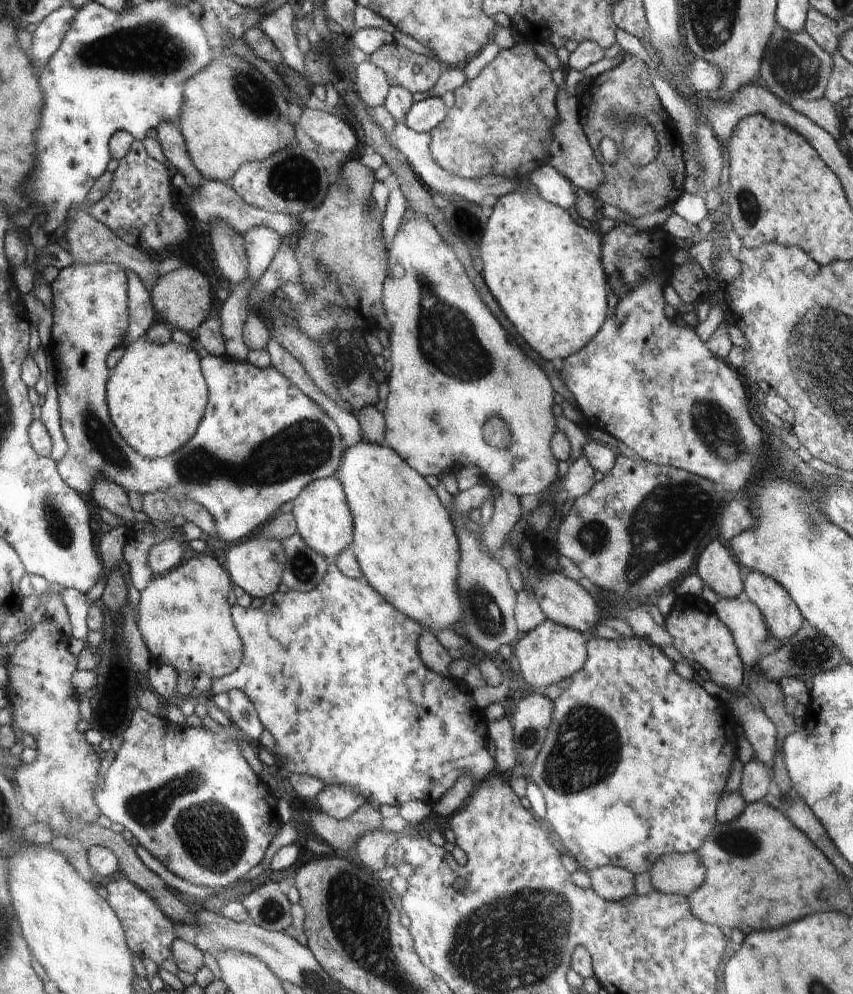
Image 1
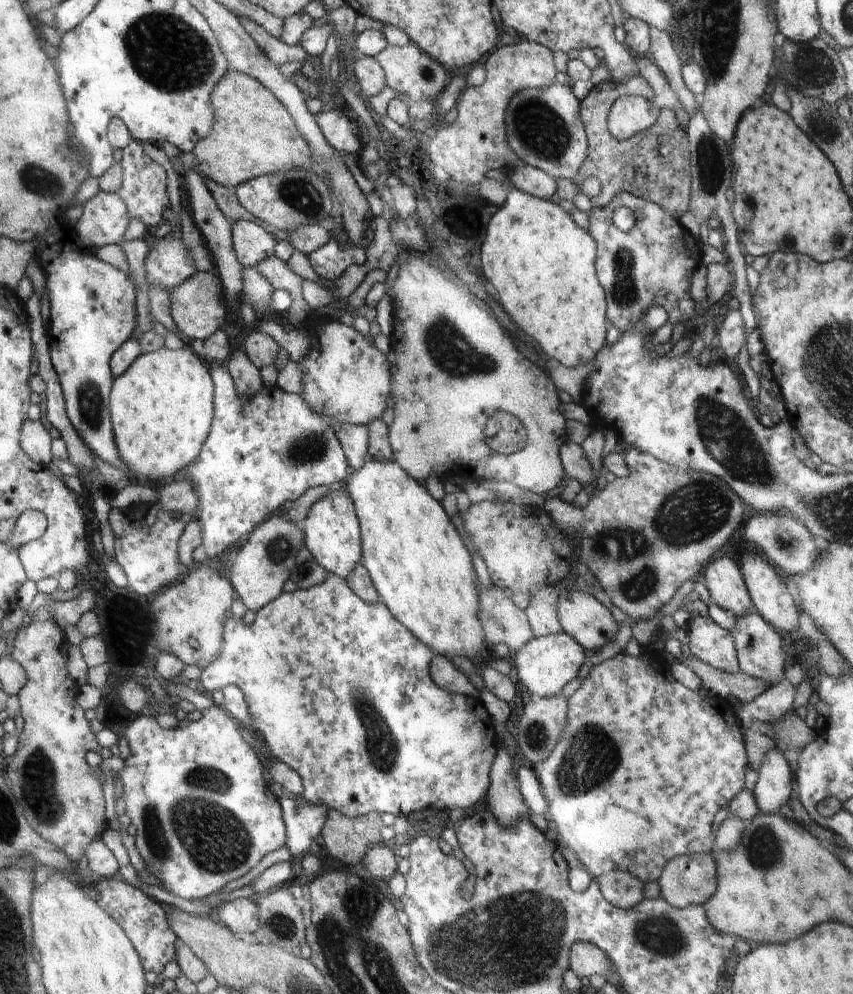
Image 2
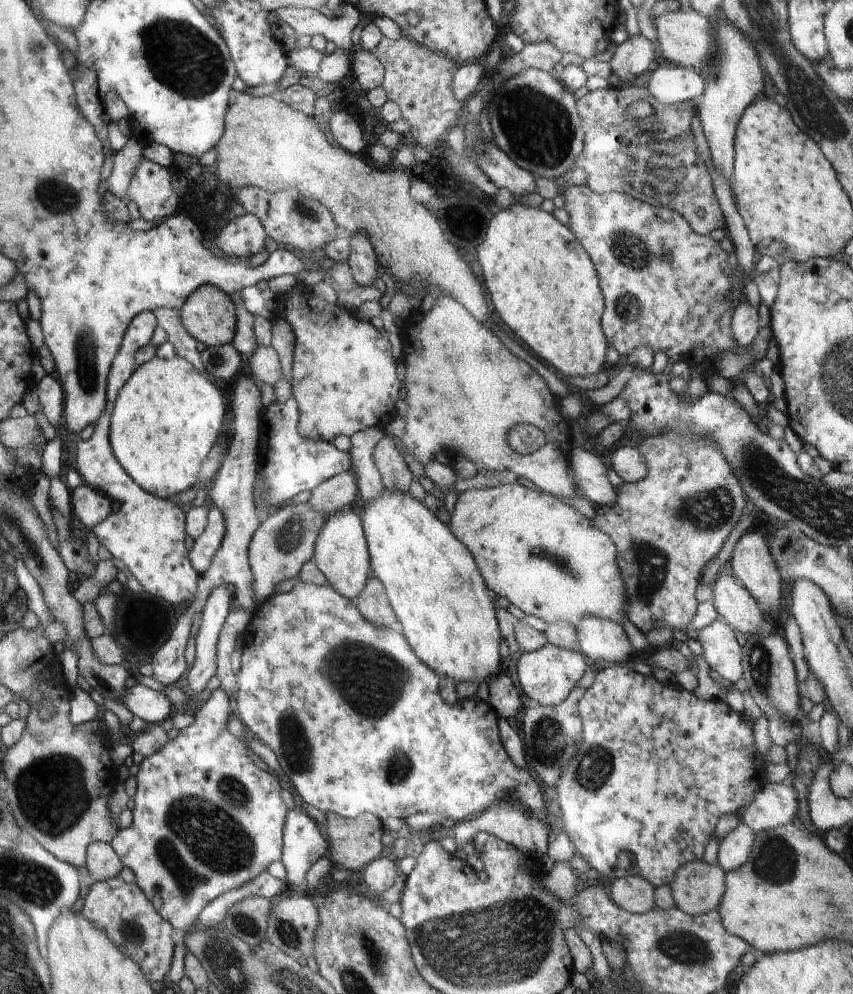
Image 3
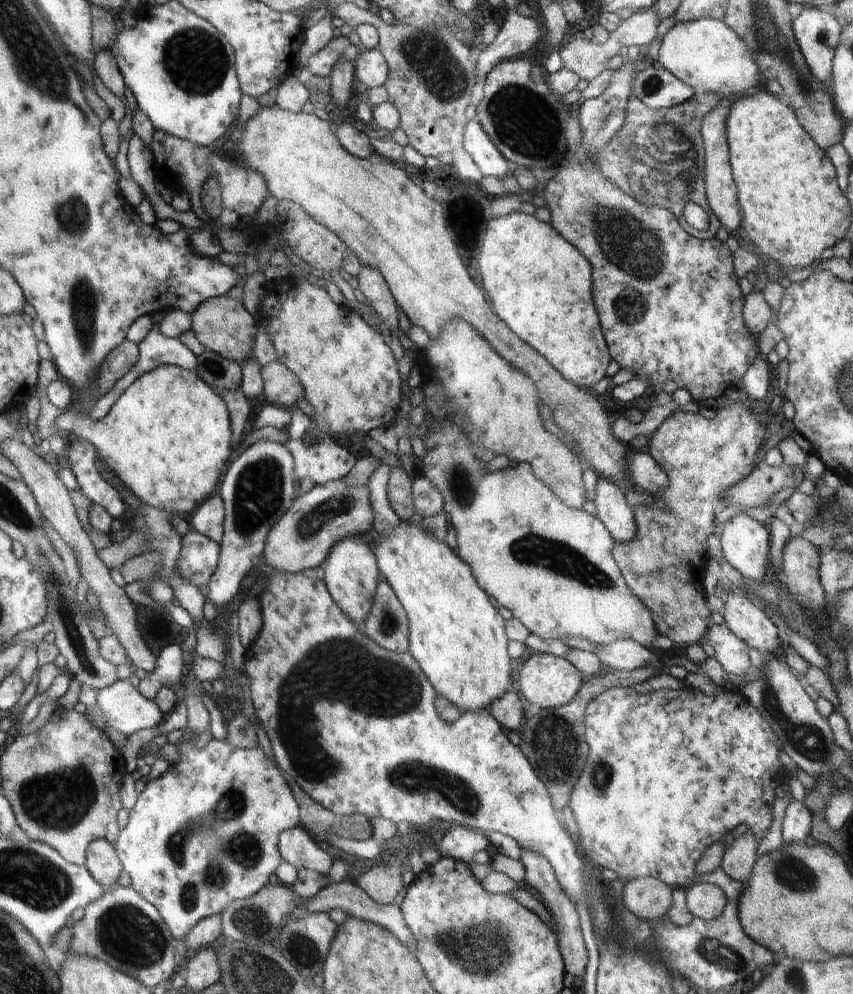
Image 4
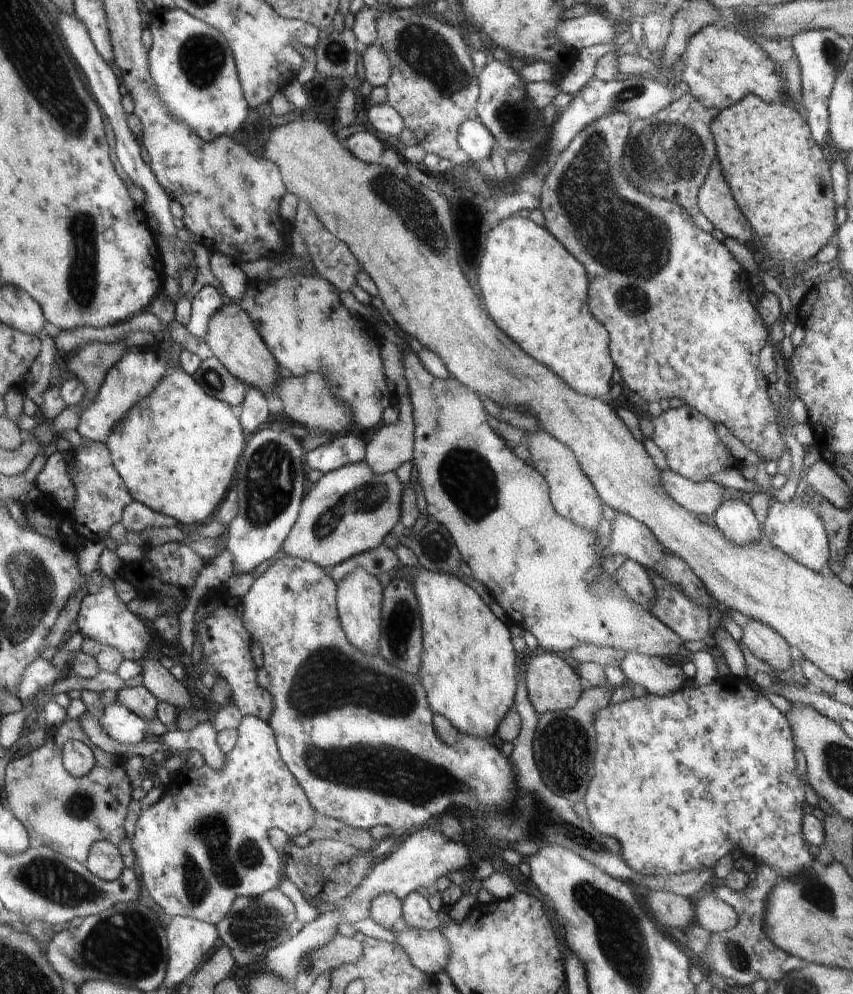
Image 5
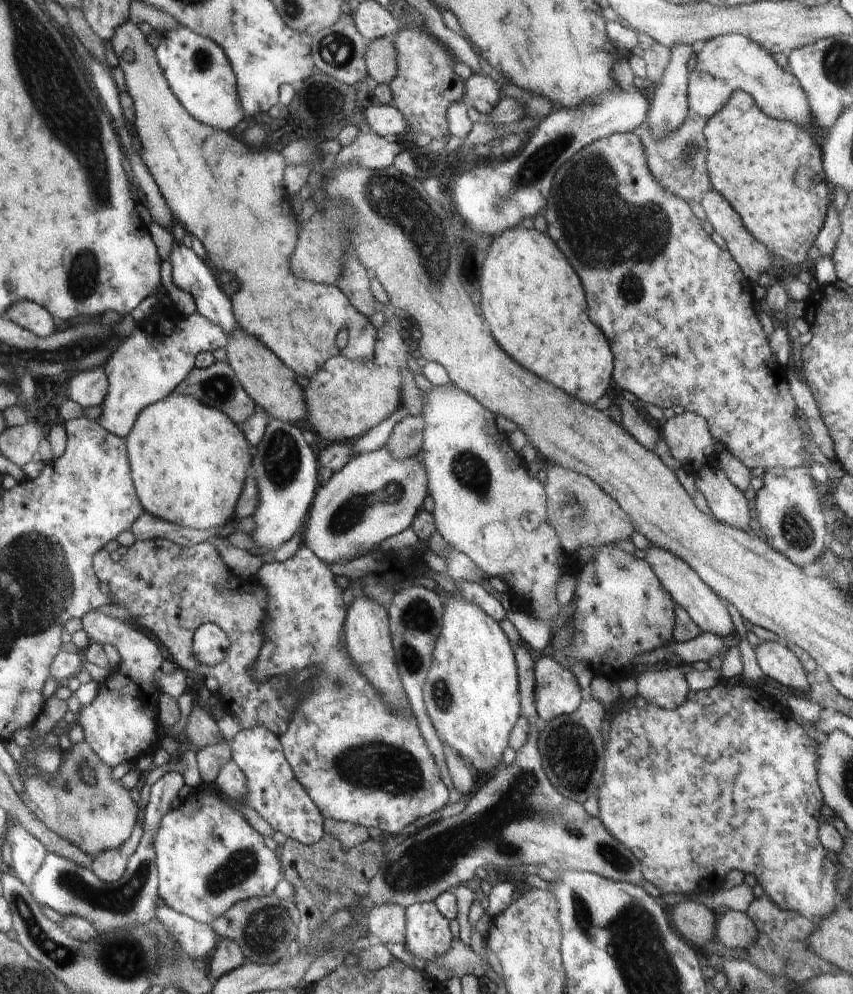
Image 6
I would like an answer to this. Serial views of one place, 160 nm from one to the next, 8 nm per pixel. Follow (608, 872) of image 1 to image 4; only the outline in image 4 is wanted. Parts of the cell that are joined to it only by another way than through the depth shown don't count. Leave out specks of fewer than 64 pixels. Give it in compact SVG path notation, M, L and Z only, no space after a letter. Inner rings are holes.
M654 877L624 881L623 902L640 919L661 921L672 906L672 887Z

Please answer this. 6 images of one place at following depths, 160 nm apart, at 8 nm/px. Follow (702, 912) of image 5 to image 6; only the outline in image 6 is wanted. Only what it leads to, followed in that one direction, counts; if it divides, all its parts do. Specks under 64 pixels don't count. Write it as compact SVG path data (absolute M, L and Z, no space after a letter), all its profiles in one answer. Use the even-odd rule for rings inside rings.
M724 910L717 914L715 936L726 948L748 949L757 941L759 930L746 913Z

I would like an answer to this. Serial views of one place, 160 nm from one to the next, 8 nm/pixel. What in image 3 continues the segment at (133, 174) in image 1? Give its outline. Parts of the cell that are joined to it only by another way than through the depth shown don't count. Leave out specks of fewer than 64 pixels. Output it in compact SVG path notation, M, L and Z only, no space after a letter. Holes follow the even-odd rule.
M143 158L143 163L136 169L136 173L128 185L127 198L128 201L131 201L130 197L132 197L138 205L140 216L146 222L152 222L156 218L168 218L176 210L176 206L178 206L176 193L170 184L170 172L154 161Z

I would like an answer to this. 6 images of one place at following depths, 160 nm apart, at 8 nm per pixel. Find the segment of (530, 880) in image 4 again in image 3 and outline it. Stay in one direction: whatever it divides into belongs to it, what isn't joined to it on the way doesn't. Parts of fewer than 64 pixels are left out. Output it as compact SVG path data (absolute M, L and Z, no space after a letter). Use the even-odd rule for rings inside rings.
M501 803L508 804L508 806L502 806L502 808L492 808L486 811L486 814L482 814L482 816L478 816L476 820L472 820L472 822L462 822L462 824L458 824L455 830L455 840L457 844L457 850L462 850L462 844L466 844L466 842L473 842L474 836L479 832L488 833L494 835L496 838L503 839L504 842L512 843L512 846L519 848L520 851L524 852L524 855L528 856L528 858L542 859L547 854L547 846L548 846L548 834L546 833L546 826L544 822L540 821L536 817L528 818L528 812L525 809L522 809L520 806L520 810L514 806L515 803L510 805L509 803Z

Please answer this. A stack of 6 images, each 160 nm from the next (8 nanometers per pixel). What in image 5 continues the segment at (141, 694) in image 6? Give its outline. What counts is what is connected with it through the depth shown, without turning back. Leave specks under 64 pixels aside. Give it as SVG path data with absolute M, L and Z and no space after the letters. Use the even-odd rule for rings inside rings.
M100 570L92 571L90 574L91 580L98 586L98 592L96 592L96 594L88 593L87 597L82 599L79 615L75 622L75 630L80 632L83 638L86 637L97 640L102 646L108 645L109 647L117 648L123 654L124 659L138 662L143 661L148 652L153 648L152 637L148 633L148 629L144 626L142 621L140 621L139 617L130 612L126 605L118 600L113 584L109 584L108 579ZM118 701L104 707L99 724L110 738L122 744L138 744L148 733L156 732L161 735L167 731L167 727L158 718L148 723L142 716Z

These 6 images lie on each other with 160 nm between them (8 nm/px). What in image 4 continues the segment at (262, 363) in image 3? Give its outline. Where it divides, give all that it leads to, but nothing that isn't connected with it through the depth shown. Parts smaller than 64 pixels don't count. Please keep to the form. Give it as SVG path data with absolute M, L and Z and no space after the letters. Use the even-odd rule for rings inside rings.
M277 360L262 367L263 393L272 405L287 407L305 399L300 379Z

